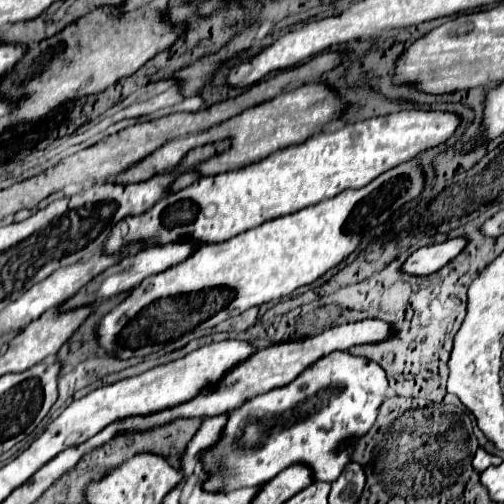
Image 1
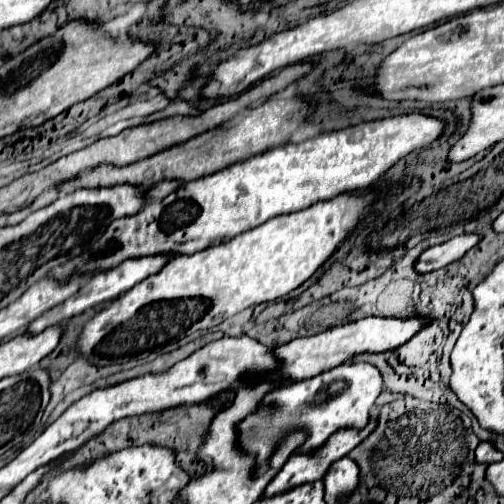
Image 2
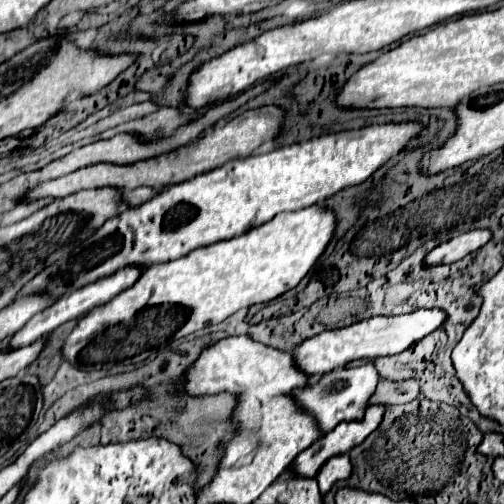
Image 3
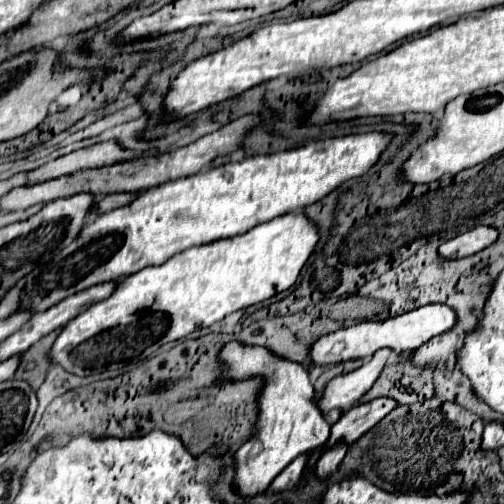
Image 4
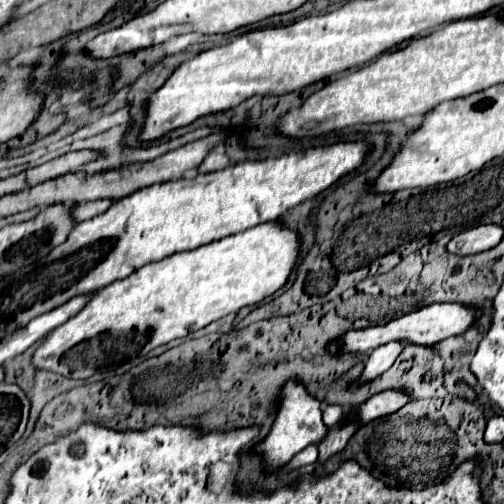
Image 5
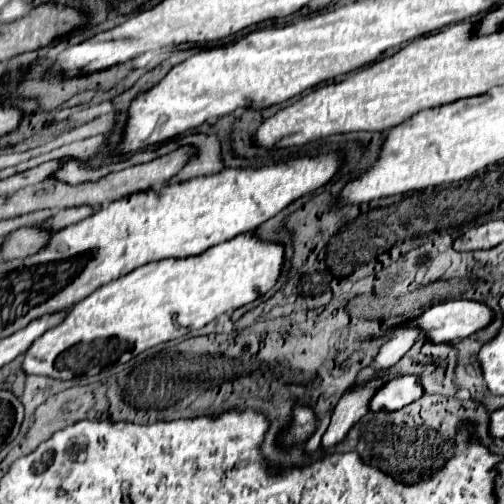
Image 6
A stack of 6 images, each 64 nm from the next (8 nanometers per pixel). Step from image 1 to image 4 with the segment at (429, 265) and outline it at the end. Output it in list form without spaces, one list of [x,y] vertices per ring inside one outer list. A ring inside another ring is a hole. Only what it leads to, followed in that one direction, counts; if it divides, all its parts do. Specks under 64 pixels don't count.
[[[476,226],[448,242],[444,242],[440,246],[440,256],[444,258],[464,258],[464,256],[472,256],[484,248],[488,248],[490,244],[494,244],[498,240],[498,230],[492,226]]]

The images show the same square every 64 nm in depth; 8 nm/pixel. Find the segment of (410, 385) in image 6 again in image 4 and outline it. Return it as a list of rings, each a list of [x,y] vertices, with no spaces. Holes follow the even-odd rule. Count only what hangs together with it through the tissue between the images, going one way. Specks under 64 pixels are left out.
[[[380,396],[376,400],[370,400],[366,404],[352,406],[330,430],[330,440],[324,446],[332,446],[338,440],[344,440],[346,444],[352,444],[358,440],[364,432],[368,432],[376,422],[380,422],[388,412],[392,412],[392,406],[398,406],[394,398]]]

